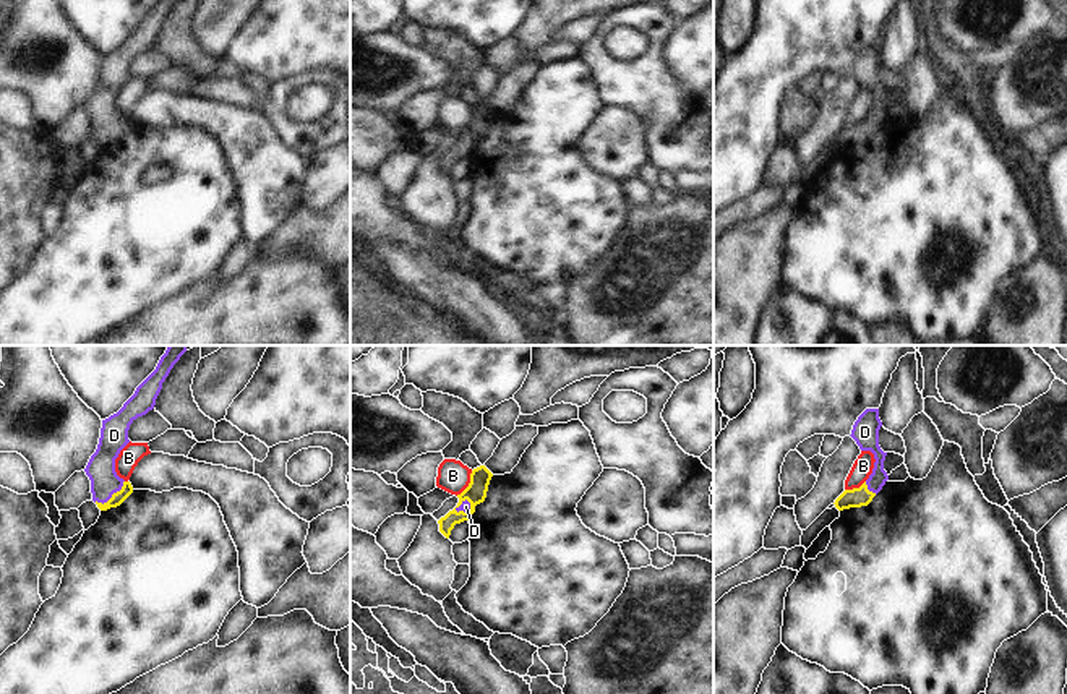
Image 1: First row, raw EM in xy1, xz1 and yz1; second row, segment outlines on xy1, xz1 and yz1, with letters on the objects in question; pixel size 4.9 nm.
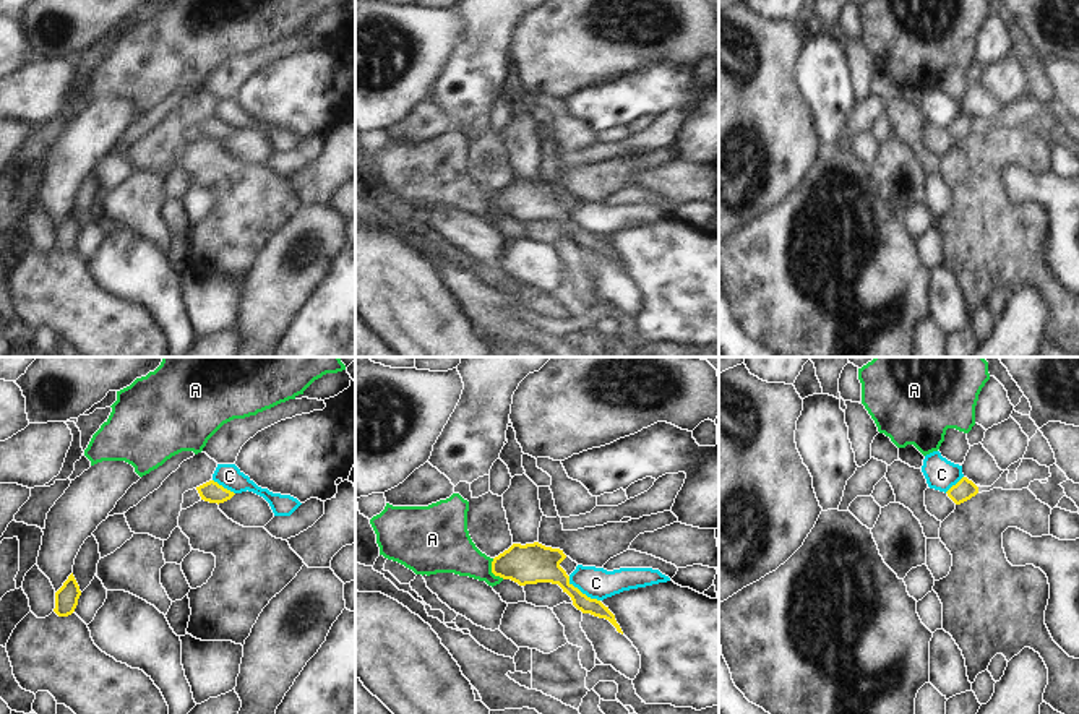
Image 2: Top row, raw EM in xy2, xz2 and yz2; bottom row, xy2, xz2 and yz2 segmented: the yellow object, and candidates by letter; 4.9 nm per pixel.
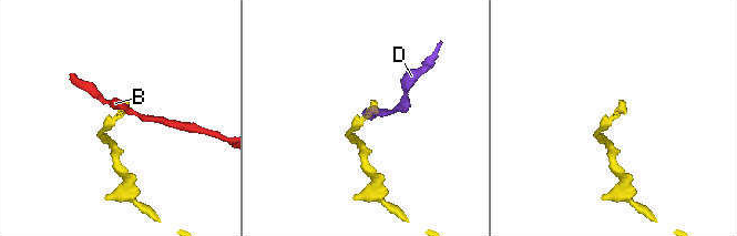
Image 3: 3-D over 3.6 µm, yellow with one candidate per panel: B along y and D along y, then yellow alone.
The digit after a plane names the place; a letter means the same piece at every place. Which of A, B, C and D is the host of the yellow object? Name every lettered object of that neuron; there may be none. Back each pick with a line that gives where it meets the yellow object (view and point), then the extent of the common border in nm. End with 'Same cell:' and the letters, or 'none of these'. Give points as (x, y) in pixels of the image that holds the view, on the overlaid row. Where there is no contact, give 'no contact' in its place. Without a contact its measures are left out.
D: contact xy1 (112, 496); length 190 nm
Same cell: D

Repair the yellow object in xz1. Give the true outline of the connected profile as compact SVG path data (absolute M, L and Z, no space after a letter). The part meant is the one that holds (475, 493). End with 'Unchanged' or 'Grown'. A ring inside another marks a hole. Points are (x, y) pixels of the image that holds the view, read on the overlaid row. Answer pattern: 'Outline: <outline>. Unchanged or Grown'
Outline: M485 465L472 470L469 486L457 495L457 506L438 520L439 532L446 538L449 538L456 524L469 520L475 512L475 506L485 501L491 477L493 473Z. Grown.

